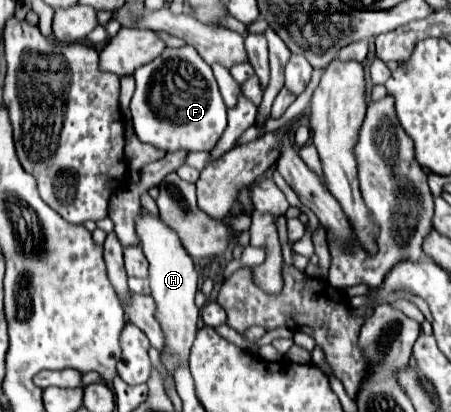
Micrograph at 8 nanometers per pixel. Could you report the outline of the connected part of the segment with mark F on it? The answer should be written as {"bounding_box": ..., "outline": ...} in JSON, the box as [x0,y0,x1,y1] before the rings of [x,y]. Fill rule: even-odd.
{"bounding_box":[131,44,227,152],"outline":[[[189,44],[183,48],[167,48],[153,62],[137,68],[133,72],[133,78],[137,82],[137,88],[131,98],[131,116],[135,134],[141,142],[147,142],[163,152],[209,152],[217,144],[223,130],[227,128],[227,106],[217,88],[211,66],[197,54],[195,48],[191,48]]]}

